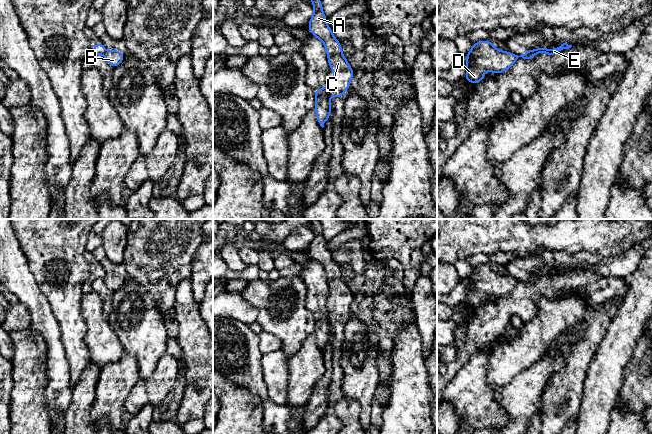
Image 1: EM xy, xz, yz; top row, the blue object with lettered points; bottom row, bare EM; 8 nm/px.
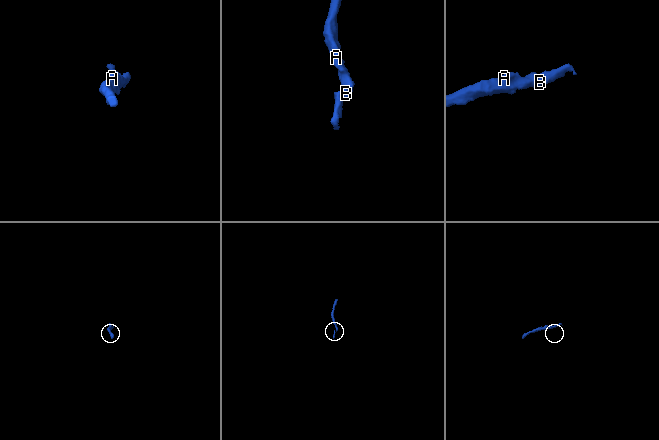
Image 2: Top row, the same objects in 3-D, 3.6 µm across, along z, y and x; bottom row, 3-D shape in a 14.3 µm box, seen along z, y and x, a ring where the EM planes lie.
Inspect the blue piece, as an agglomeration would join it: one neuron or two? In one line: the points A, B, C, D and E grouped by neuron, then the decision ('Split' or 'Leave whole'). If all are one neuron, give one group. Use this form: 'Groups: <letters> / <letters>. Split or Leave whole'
Groups: A B C D / E. Split

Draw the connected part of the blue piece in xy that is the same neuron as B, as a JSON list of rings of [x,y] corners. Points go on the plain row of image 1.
[[[117,274],[105,275],[104,281],[108,288],[112,291],[117,291],[124,283],[125,278]]]

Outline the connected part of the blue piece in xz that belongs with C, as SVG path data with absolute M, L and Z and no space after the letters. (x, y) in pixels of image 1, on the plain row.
M310 219L309 223L313 226L314 238L309 244L308 254L324 267L329 293L335 296L334 303L327 308L329 318L340 322L350 312L354 294L345 283L340 266L333 260L331 252L326 247L327 241L323 237L318 219Z

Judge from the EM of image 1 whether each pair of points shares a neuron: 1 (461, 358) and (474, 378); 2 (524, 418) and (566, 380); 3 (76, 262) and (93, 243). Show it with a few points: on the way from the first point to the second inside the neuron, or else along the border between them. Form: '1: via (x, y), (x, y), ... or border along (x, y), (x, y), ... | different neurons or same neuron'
1: border along (483, 348), (450, 381) | different neurons
2: border along (548, 381), (542, 394), (539, 413) | different neurons
3: border along (91, 229), (85, 249) | different neurons

